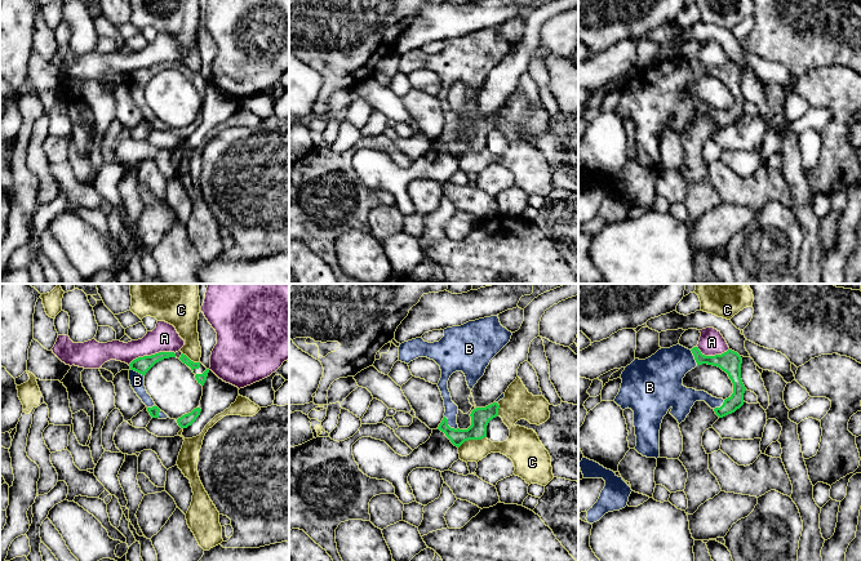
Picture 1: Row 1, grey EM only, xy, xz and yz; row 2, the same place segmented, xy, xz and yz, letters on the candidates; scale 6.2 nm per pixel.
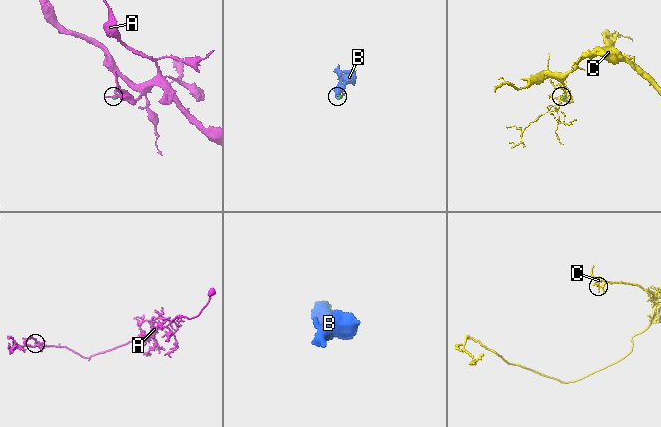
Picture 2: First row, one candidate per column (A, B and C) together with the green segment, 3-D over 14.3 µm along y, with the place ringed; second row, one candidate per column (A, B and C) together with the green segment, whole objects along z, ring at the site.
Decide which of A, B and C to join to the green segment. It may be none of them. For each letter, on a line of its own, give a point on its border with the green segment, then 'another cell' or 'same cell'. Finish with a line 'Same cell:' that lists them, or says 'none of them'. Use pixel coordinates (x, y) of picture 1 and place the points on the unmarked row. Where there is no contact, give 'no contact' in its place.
A: xy (151, 66) | another cell
B: xz (447, 136) | same cell
C: xz (471, 150) | another cell
Same cell: B

